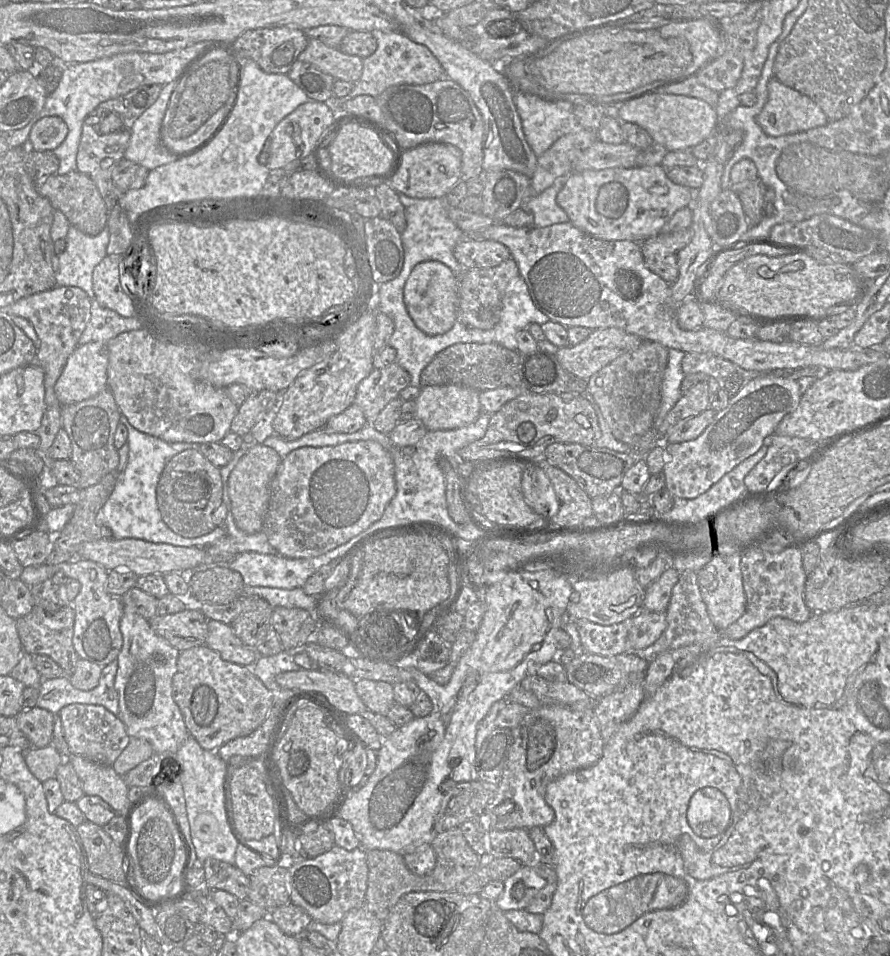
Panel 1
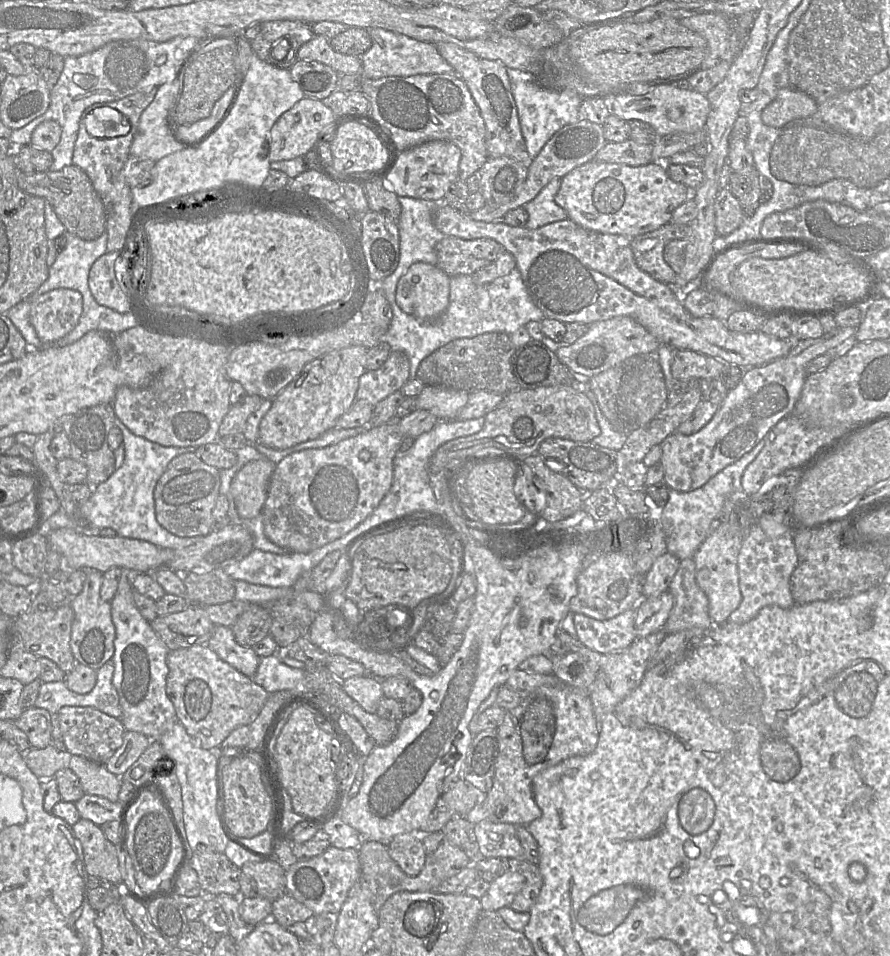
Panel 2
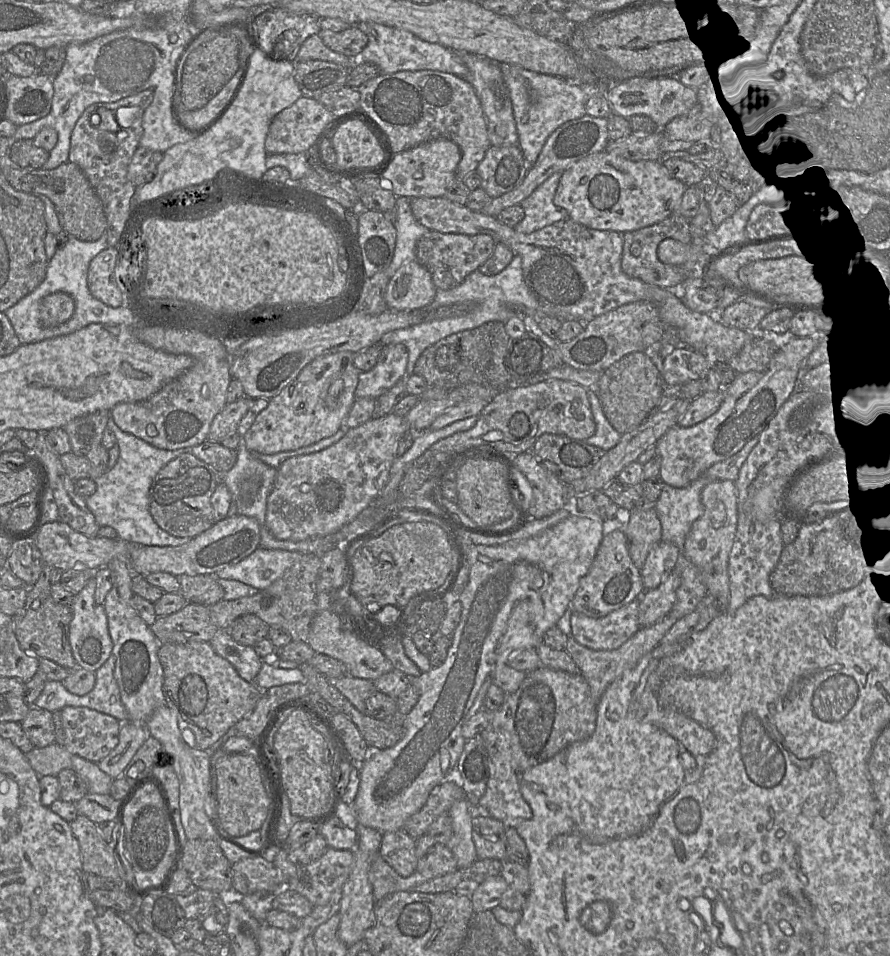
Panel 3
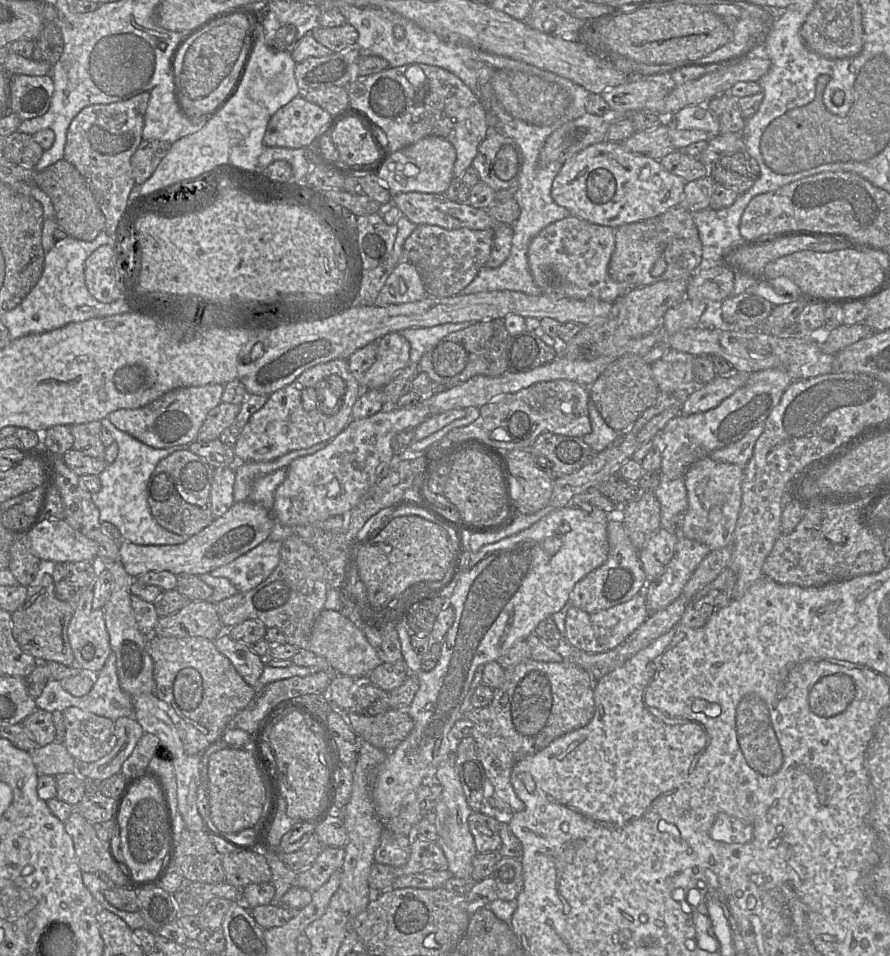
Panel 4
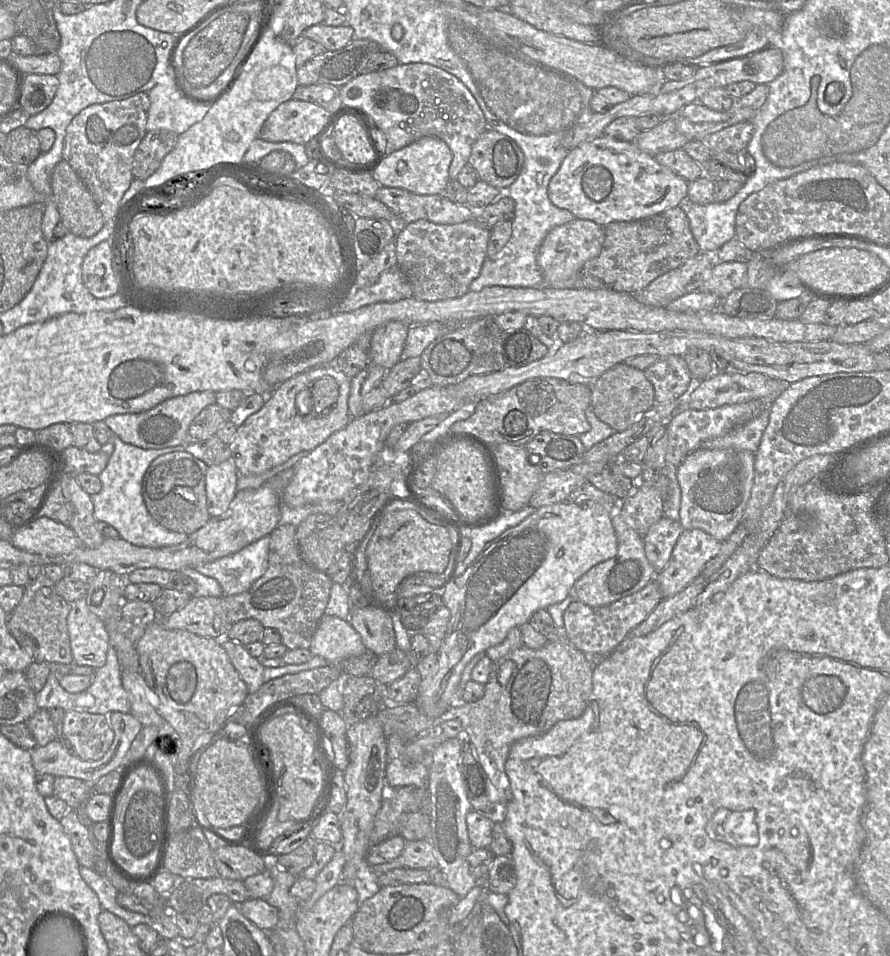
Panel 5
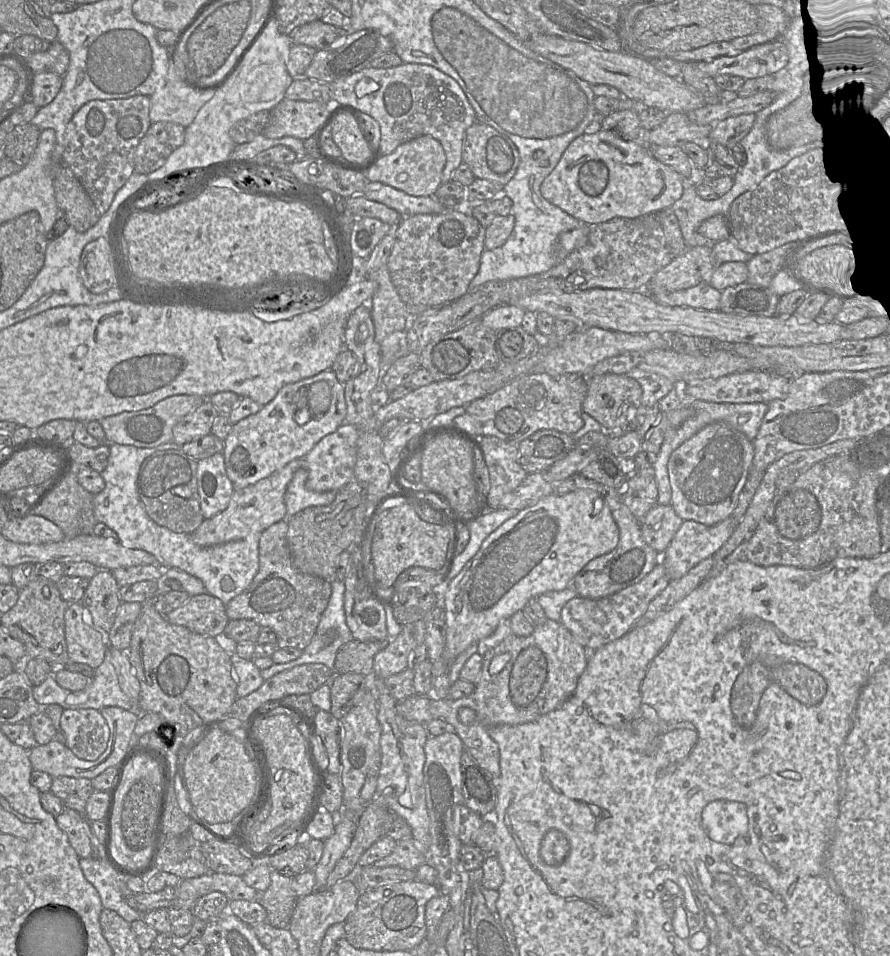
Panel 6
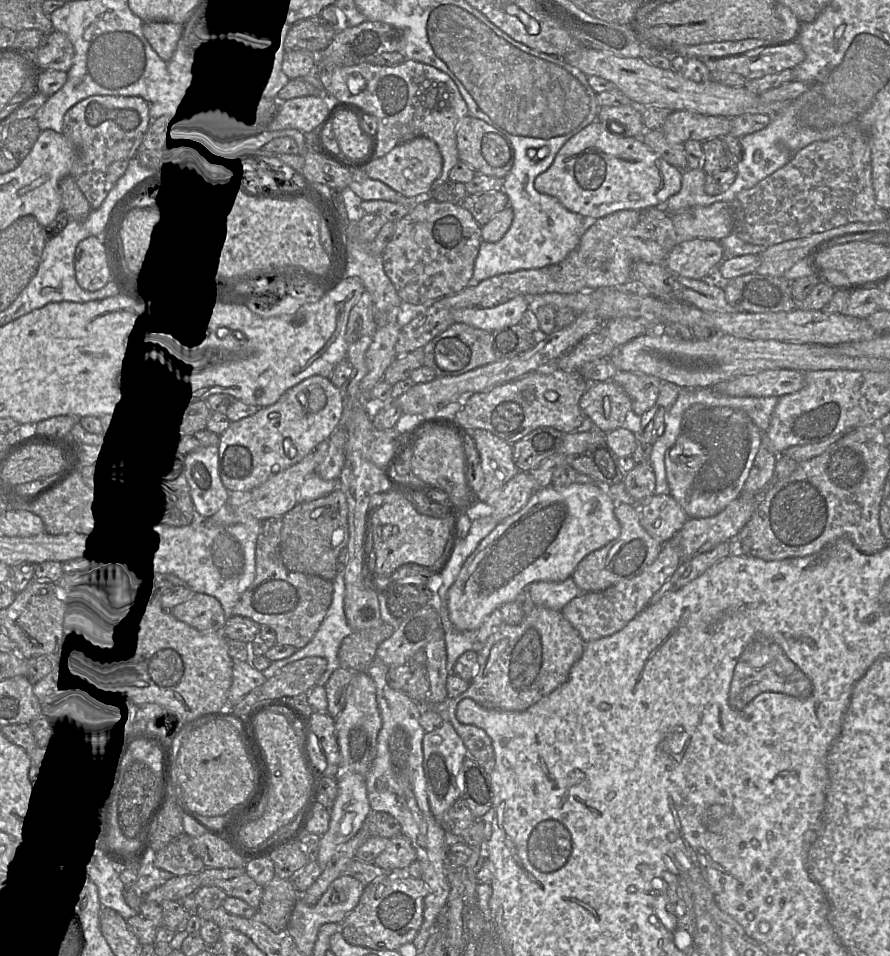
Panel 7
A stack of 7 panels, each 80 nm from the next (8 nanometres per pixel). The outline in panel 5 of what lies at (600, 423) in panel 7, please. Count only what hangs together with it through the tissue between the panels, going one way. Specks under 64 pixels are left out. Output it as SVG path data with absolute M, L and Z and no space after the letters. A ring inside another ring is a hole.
M619 363L605 371L591 385L591 402L596 416L615 432L629 428L643 413L655 404L655 393L651 382L642 370Z

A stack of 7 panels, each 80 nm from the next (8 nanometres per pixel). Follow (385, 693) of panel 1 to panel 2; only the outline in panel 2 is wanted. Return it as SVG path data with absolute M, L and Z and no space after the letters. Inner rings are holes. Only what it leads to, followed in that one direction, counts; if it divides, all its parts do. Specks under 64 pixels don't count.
M371 675L354 676L342 681L342 688L366 712L376 714L378 702L384 696L380 679Z

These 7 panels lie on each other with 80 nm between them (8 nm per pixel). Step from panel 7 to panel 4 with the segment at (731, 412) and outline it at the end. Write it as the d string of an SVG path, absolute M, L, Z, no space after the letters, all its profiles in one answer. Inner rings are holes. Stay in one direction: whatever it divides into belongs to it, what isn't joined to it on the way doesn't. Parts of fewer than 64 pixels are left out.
M704 457L684 475L688 507L680 519L680 535L705 544L711 551L732 544L742 505L744 468Z

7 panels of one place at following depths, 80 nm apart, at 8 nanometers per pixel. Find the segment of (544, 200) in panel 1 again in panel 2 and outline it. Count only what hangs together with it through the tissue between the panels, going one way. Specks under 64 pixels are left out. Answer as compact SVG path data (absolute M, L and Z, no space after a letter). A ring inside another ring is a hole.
M553 178L537 196L523 207L528 213L525 228L538 229L547 224L568 218L566 211L554 199L561 186L561 179Z

